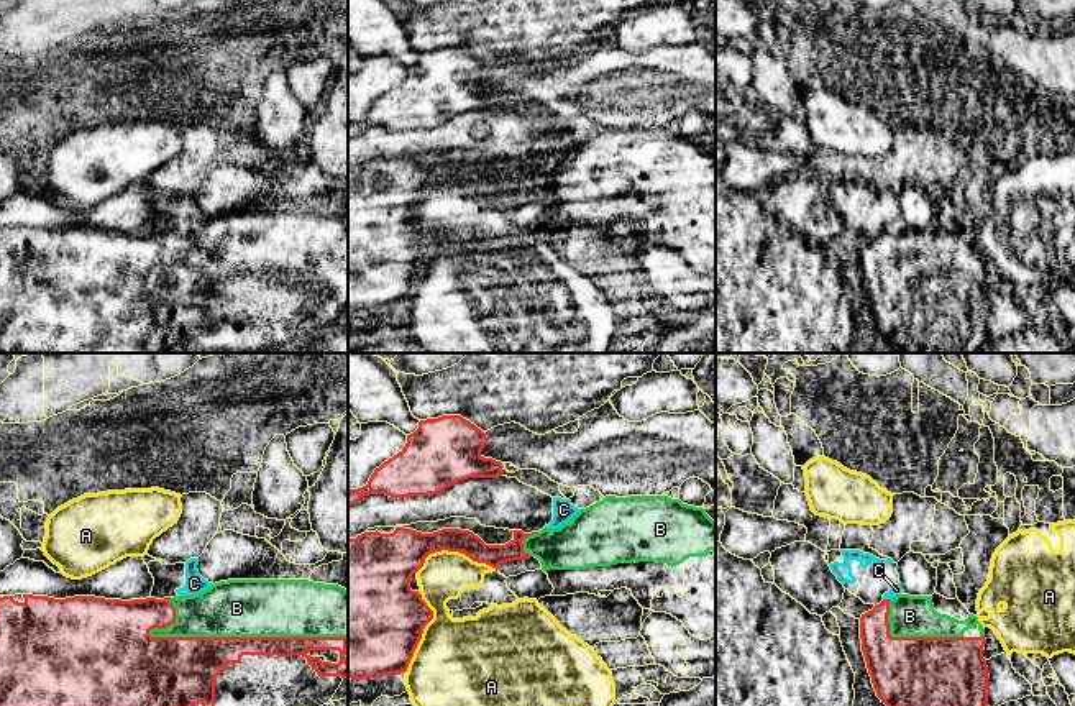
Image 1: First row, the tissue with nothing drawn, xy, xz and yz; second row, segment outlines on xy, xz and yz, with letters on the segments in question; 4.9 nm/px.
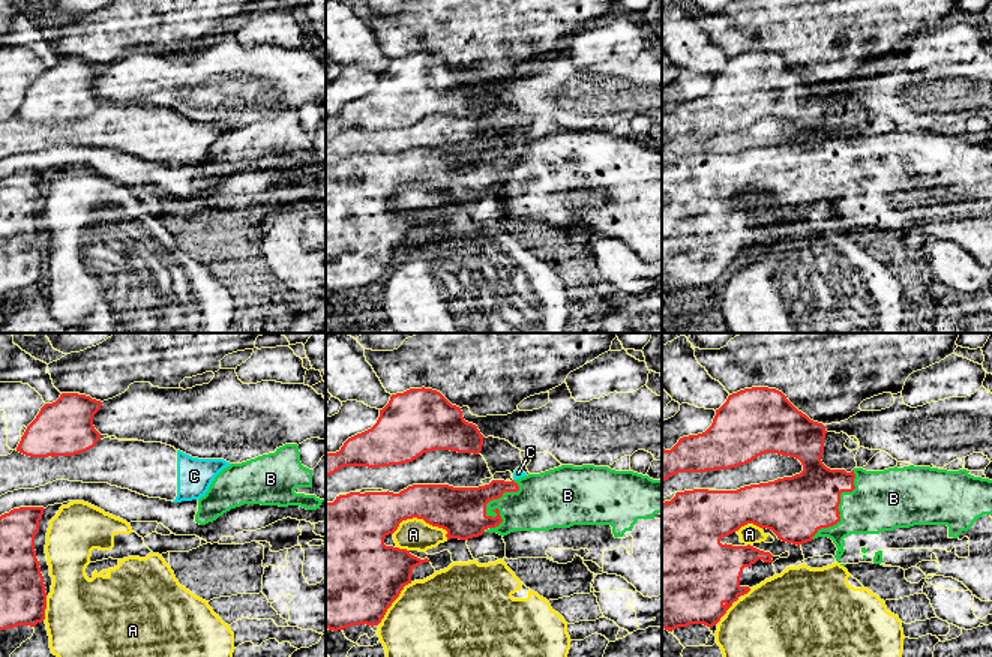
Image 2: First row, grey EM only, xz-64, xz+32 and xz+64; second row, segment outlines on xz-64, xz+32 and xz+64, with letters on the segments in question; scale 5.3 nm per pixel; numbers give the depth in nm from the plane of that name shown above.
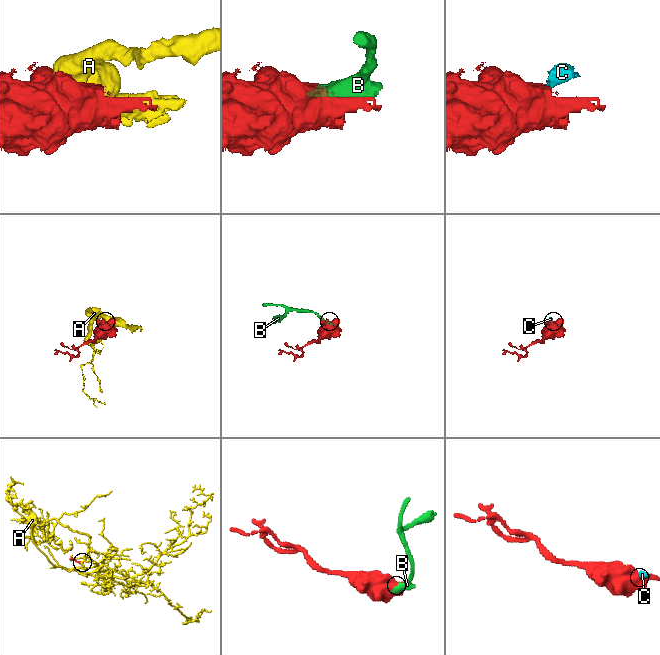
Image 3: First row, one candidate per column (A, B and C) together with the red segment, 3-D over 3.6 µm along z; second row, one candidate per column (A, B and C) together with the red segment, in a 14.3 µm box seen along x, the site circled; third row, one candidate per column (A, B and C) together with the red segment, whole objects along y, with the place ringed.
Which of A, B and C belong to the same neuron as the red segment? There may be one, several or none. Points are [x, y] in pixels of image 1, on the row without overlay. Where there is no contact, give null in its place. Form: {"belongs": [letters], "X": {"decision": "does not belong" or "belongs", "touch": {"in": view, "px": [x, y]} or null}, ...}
{"belongs": ["B"], "A": {"decision": "does not belong", "touch": {"in": "xz", "px": [453, 183]}}, "B": {"decision": "belongs", "touch": {"in": "xy", "px": [247, 270]}}, "C": {"decision": "does not belong", "touch": {"in": "yz", "px": [887, 232]}}}

